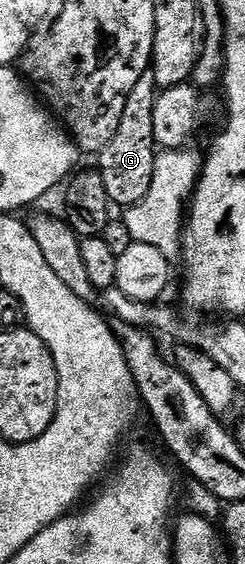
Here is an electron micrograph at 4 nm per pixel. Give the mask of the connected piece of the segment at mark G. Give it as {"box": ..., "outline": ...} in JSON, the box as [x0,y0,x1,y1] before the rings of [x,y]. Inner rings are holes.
{"box":[97,74,157,206],"outline":[[[151,74],[143,76],[127,95],[125,110],[117,126],[117,134],[113,134],[109,146],[105,146],[105,150],[98,153],[97,171],[101,174],[108,201],[112,205],[138,206],[146,198],[157,155],[152,122],[156,99],[157,87],[153,76]]]}

